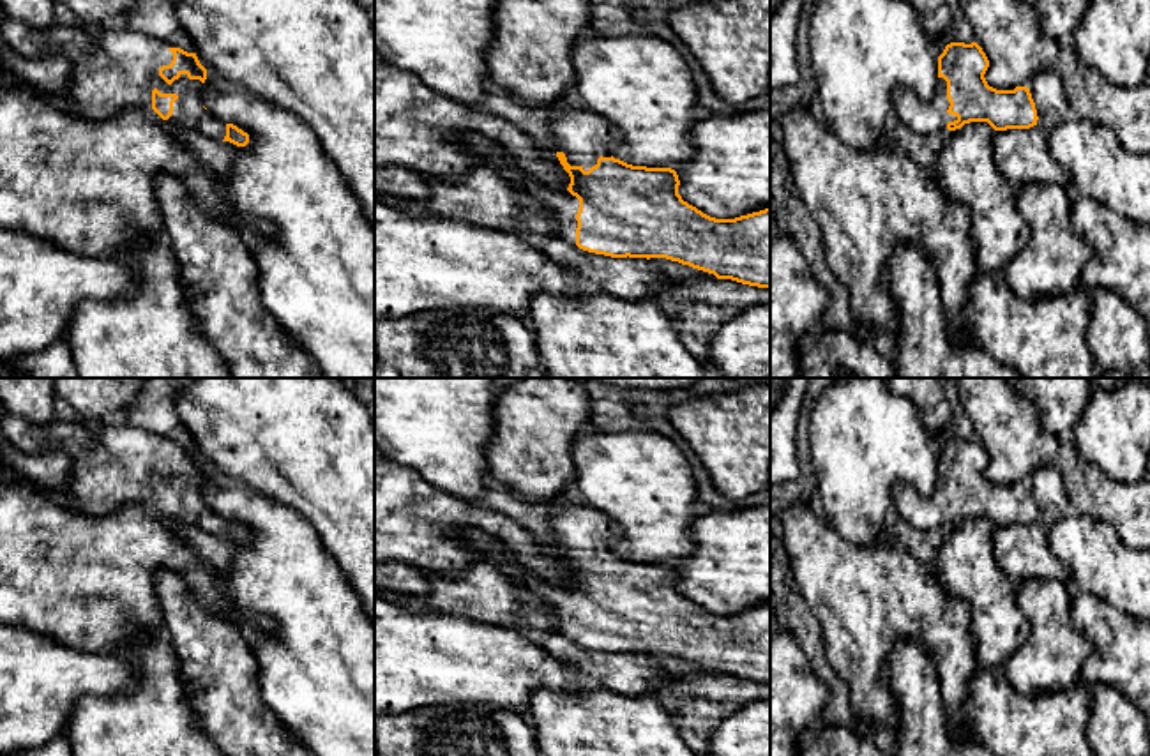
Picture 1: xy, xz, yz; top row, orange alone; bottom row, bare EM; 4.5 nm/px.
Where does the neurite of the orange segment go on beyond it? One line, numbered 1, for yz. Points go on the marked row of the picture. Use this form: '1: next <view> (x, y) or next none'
1: next yz (924, 117)

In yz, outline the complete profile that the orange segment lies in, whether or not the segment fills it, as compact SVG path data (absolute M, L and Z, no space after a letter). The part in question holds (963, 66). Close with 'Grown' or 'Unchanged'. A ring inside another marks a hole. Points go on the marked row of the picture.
M950 42L938 57L938 87L931 101L910 88L892 92L894 111L906 127L931 134L943 127L961 129L970 122L987 122L995 131L1037 125L1030 88L996 90L984 74L989 60L977 42Z. Grown

